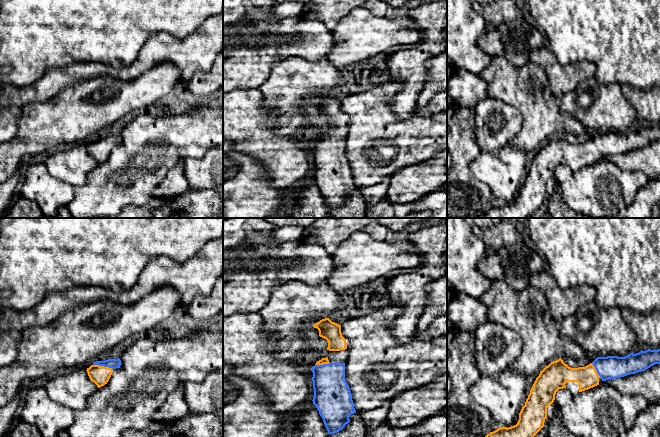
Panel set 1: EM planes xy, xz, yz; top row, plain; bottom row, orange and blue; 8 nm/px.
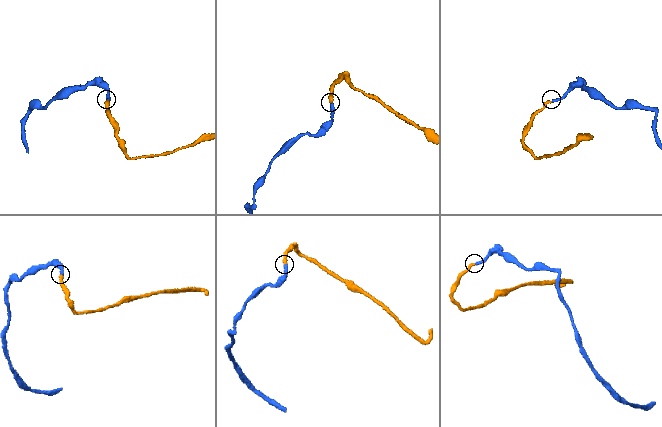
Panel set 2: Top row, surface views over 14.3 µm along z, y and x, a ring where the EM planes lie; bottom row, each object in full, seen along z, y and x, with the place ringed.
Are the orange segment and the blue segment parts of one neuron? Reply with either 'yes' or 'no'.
yes

